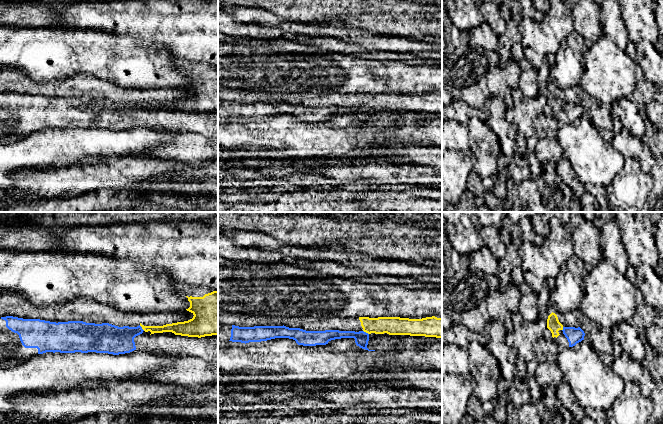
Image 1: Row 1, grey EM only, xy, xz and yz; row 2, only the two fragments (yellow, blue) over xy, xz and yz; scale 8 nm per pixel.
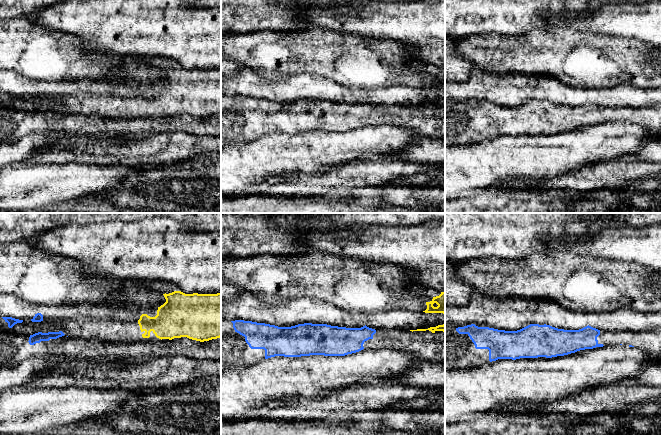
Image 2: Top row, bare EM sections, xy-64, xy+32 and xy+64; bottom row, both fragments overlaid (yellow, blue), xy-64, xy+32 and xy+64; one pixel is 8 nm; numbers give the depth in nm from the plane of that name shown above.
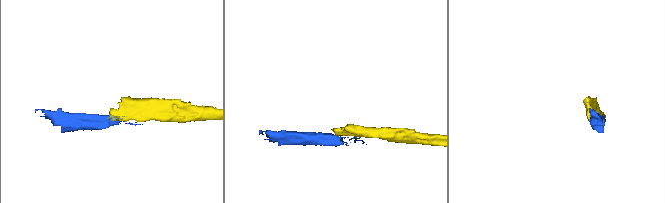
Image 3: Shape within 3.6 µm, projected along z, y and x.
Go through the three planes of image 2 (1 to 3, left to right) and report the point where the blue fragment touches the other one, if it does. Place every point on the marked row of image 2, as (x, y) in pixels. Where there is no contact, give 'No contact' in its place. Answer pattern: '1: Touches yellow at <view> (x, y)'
1: No contact
2: No contact
3: No contact

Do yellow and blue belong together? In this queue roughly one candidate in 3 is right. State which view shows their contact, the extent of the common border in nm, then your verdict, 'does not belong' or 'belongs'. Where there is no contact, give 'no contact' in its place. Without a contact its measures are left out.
meets yellow in xy; contact 60 nm long; does not belong

